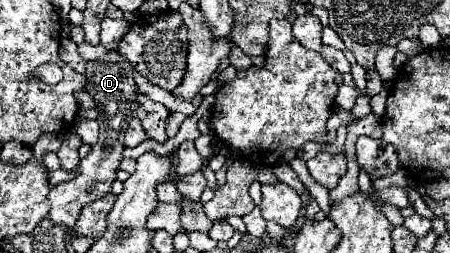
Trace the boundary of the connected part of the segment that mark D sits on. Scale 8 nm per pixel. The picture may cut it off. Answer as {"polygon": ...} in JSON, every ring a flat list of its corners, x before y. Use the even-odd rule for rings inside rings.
{"polygon":[[109,51,107,55,95,59,95,61,87,61,87,65,85,65,85,77,87,77,85,91,97,103,95,107,99,111,97,123,101,127,101,135,99,135,99,141,93,145,93,151,85,159,81,159,81,163,79,163,81,173,73,181,51,187,51,191,47,195,49,207,51,207,47,213,47,219,57,225,65,225,65,227,73,229,81,207,111,191,111,183,115,181,115,169,119,169,121,151,125,149,125,145,123,145,125,125,129,123,129,117,135,115,133,99,139,93,139,87,135,85,133,77,129,73,129,67,131,67,131,63,117,51]]}

